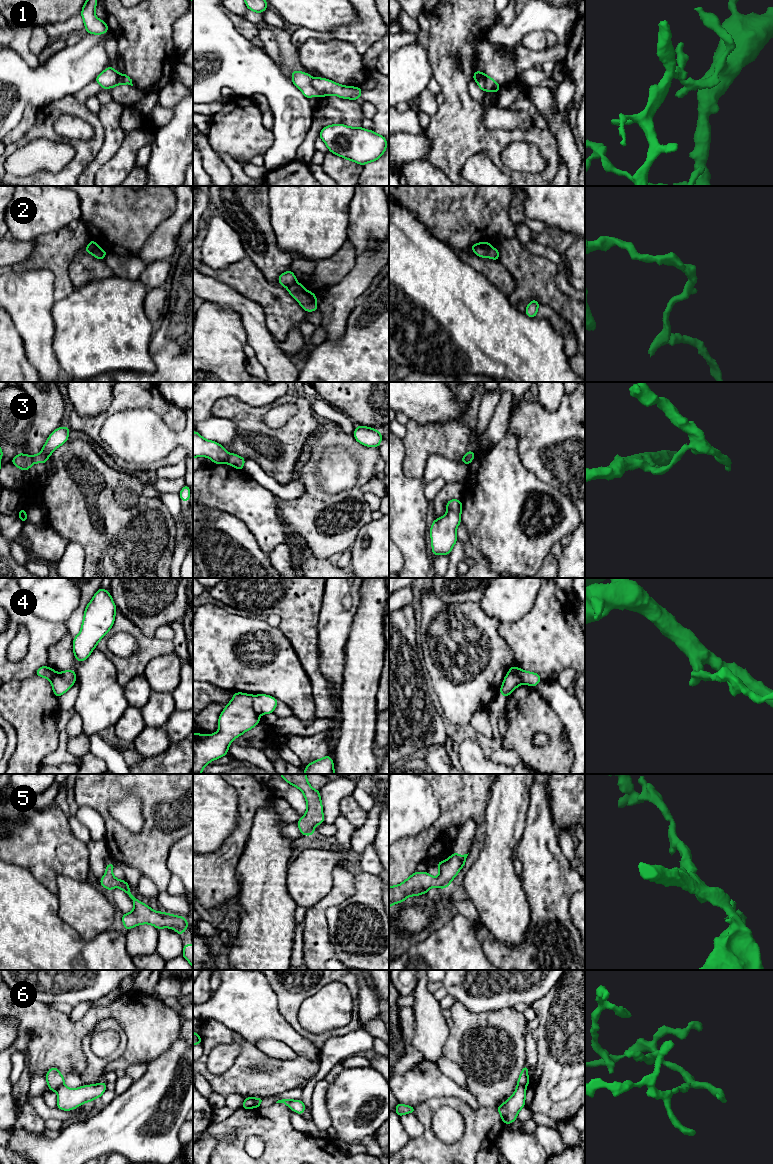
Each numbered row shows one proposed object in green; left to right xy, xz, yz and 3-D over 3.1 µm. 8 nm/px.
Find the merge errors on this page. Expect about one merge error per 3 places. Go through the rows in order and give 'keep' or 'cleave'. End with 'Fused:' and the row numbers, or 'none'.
1: cleave
2: keep
3: cleave
4: cleave
5: keep
6: cleave
Fused: 1, 3, 4, 6

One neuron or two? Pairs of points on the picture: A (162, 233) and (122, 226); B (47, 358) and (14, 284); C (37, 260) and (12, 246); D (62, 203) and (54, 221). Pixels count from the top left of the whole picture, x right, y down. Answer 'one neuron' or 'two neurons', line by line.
A: two neurons
B: one neuron
C: two neurons
D: one neuron

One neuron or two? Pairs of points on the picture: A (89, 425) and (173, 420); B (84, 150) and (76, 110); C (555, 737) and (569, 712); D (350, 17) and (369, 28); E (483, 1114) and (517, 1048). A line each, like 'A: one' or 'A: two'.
A: one
B: one
C: two
D: two
E: two

